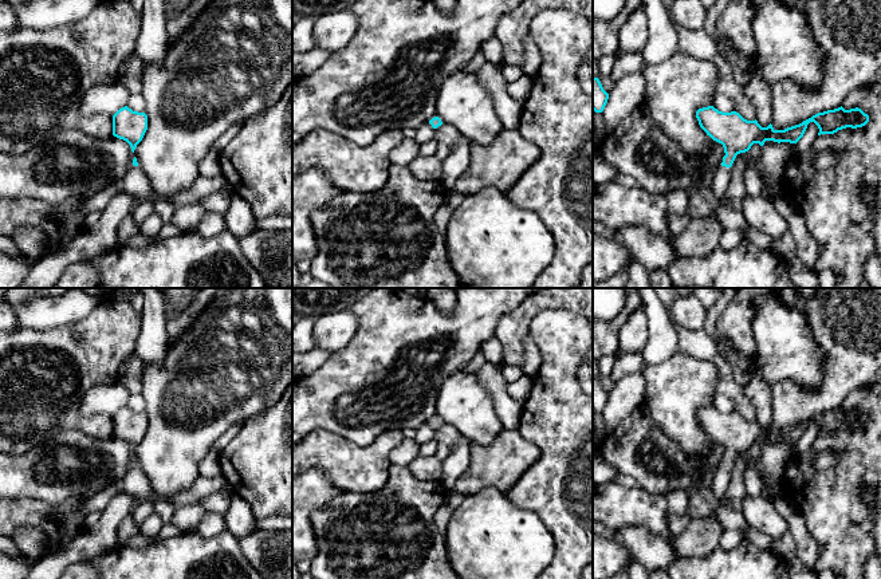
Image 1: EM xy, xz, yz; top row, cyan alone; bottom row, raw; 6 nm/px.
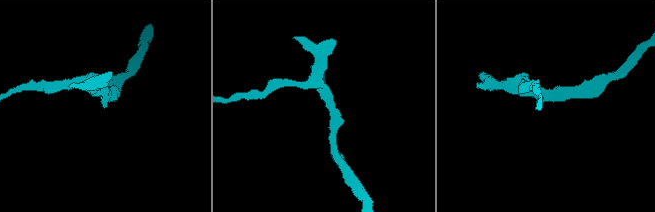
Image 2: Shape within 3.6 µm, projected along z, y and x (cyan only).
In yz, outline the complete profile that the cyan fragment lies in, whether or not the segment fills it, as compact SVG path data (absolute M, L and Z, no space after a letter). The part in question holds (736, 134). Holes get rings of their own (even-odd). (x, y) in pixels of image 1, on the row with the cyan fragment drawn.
M713 106L699 109L696 118L707 135L723 145L725 153L711 186L716 202L721 201L725 196L732 178L729 168L736 155L748 151L754 143L760 146L766 141L797 143L803 137L810 122L818 126L818 135L834 134L846 127L862 127L869 122L869 115L861 109L845 110L842 106L818 113L802 123L784 130L775 130L771 123L767 127L762 127L756 119L747 121L736 111L723 113Z

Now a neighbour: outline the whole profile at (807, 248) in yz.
M780 196L775 205L788 224L795 245L797 257L809 269L814 269L822 245L810 235L802 210L784 196Z

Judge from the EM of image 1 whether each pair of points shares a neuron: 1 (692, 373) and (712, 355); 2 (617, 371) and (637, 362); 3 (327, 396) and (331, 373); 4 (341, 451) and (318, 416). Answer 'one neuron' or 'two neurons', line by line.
1: two neurons
2: one neuron
3: one neuron
4: two neurons

